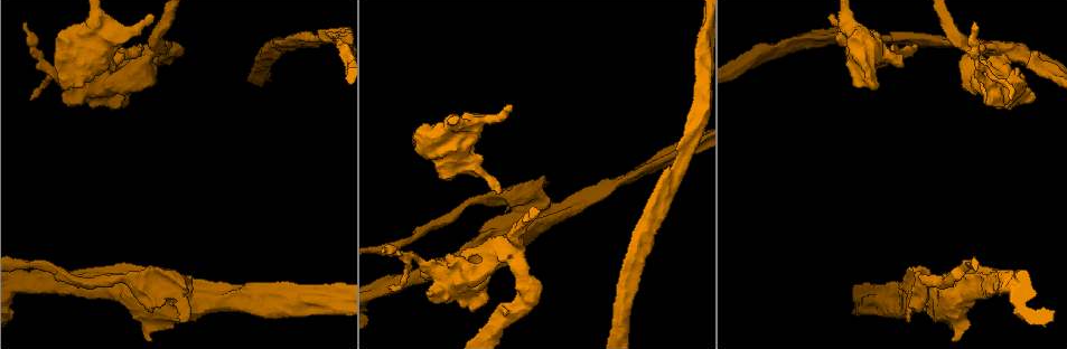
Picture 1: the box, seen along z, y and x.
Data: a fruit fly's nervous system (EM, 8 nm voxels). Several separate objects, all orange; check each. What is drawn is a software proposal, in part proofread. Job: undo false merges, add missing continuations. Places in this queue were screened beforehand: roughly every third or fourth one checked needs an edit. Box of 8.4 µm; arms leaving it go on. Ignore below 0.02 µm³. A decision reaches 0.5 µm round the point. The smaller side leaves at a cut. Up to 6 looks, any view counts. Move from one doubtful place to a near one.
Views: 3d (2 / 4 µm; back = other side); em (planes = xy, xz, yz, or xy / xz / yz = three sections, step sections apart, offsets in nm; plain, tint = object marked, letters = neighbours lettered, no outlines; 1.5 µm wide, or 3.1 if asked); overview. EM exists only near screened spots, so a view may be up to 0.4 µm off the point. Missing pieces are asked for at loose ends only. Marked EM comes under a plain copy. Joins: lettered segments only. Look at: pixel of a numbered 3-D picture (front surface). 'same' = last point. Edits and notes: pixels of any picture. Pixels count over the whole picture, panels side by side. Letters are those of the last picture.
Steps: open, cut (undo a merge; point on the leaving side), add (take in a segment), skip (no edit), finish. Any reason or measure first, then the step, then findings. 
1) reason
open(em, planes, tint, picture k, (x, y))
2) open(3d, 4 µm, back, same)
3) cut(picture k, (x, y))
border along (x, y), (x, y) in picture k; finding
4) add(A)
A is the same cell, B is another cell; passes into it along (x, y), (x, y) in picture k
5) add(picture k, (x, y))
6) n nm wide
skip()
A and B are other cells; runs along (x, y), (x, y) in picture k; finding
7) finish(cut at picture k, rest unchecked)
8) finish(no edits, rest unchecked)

three arms meet
open(em, planes, letters, picture 1, (509, 250))

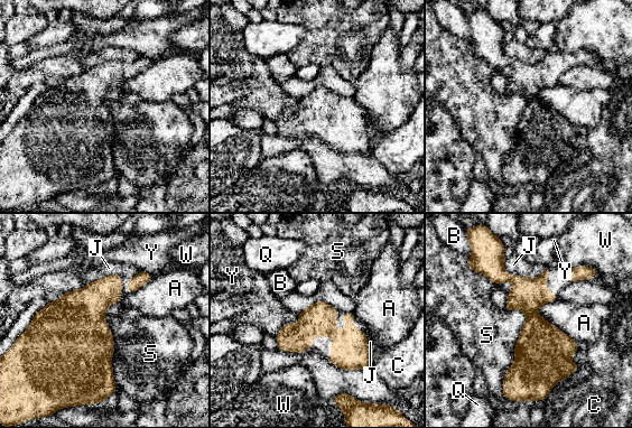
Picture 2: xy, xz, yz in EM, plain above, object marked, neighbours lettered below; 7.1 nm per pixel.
skip()
A, B, C, J, Q, S, W and Y are other cells; border along (521, 309), (526, 322), (502, 392) in picture 2; continuous, no second neuron

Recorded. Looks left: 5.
an open end
open(3d, 2 µm, picture 1, (22, 23))

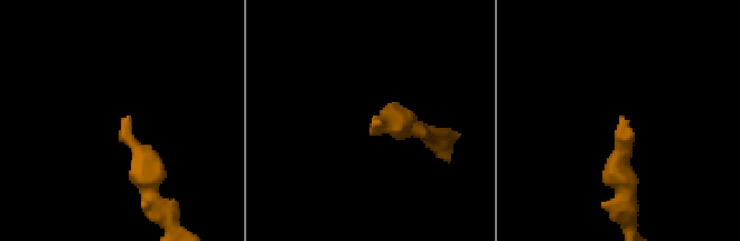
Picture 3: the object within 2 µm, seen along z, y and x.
need the tissue
open(em, planes, letters, picture 3, (123, 118))

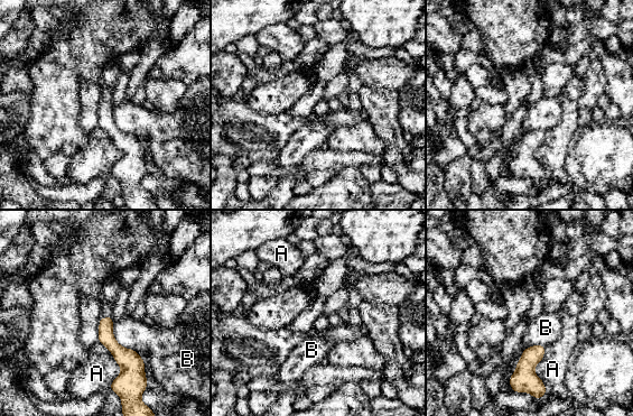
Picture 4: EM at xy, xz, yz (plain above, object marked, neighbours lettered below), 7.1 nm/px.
skip()
A and B are other cells; runs along (108, 320), (108, 340), (124, 358), (115, 384) in picture 4; no lettered segment goes on from it

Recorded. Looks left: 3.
free end
open(em, planes, letters, picture 1, (510, 108))

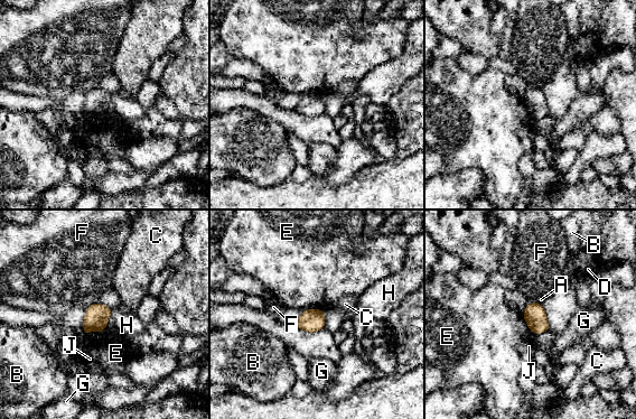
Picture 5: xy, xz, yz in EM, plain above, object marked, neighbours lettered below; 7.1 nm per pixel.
E touches over 160 nm
skip()
A, B, C, D, E, F, G, H and J are other cells; border along (112, 309), (105, 327) in picture 5; none of them fits

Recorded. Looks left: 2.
finish(no edits, rest unchecked)

